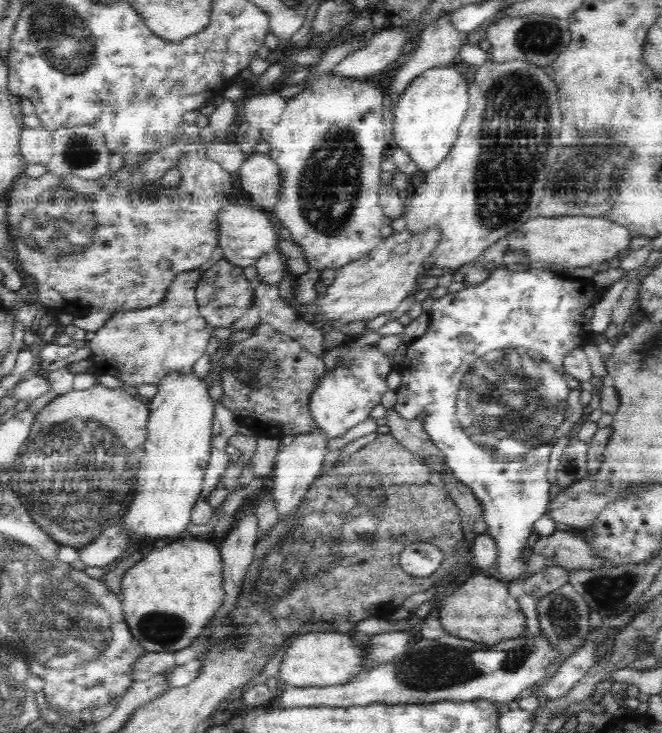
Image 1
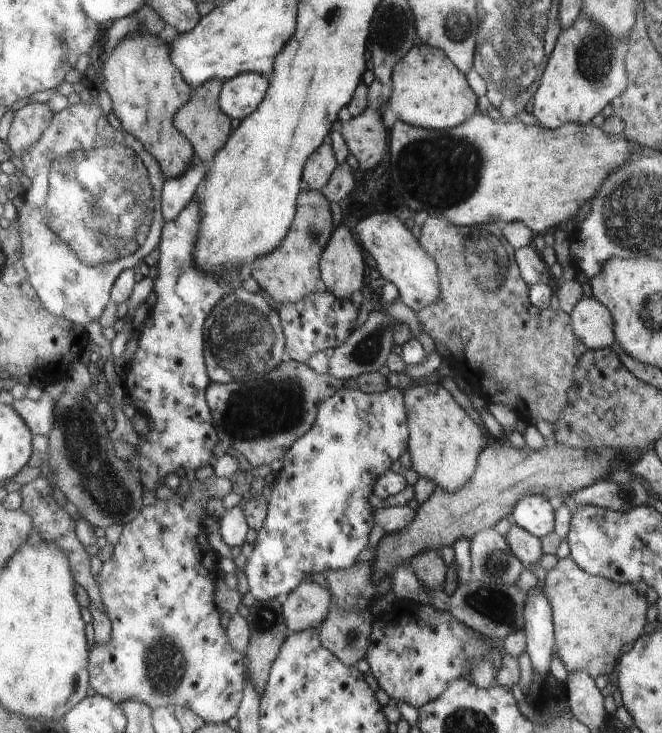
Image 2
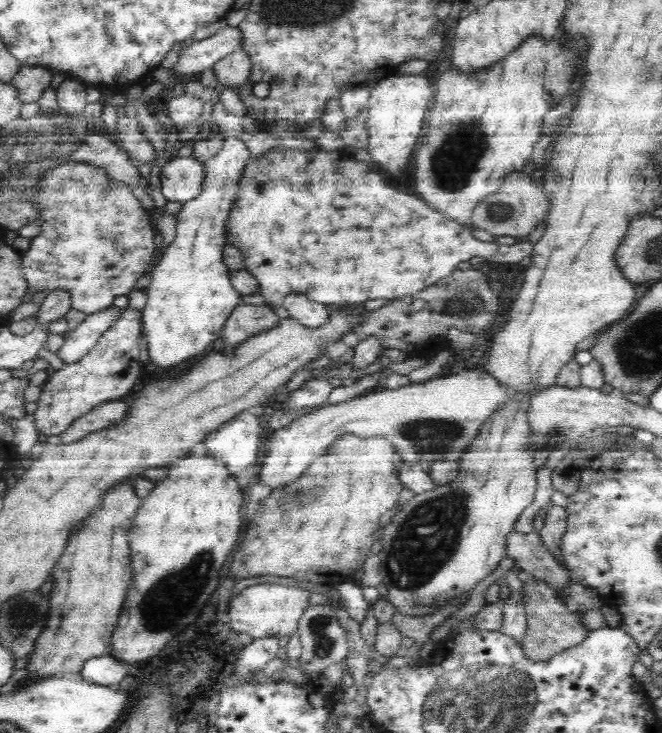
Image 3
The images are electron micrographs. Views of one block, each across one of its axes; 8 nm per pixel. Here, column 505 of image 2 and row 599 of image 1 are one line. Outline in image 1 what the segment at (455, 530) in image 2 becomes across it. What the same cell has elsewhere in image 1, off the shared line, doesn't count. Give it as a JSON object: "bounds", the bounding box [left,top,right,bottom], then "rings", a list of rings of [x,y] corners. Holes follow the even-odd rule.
{"bounds":[438,572,526,646],"rings":[[[474,572],[462,585],[449,590],[448,597],[440,604],[438,618],[447,634],[487,646],[498,644],[506,639],[522,637],[525,634],[524,630],[526,630],[526,617],[518,605],[516,591],[511,590],[510,586],[502,580],[498,580],[496,576],[488,577],[480,572]]]}

